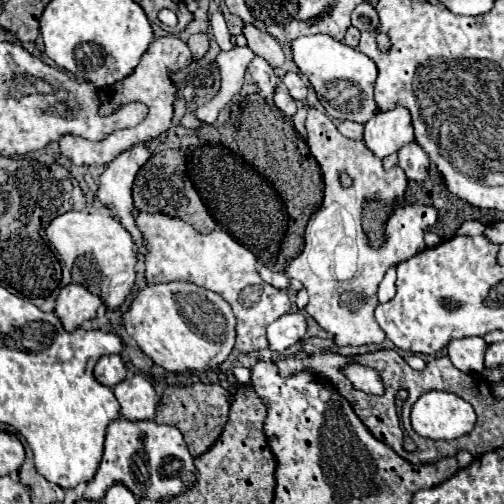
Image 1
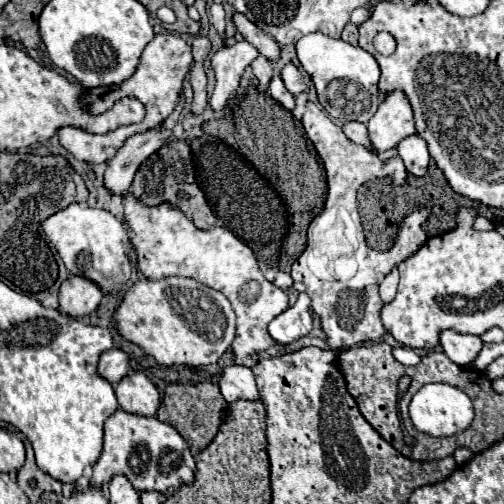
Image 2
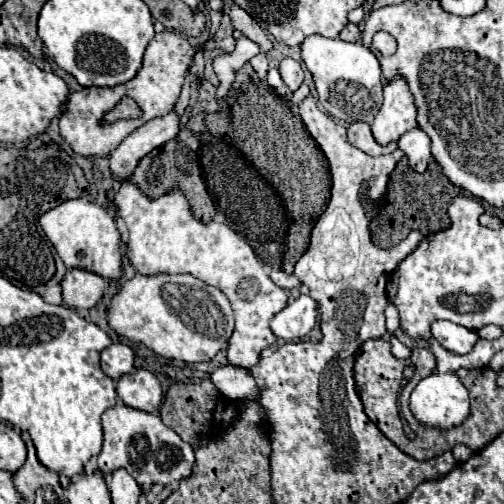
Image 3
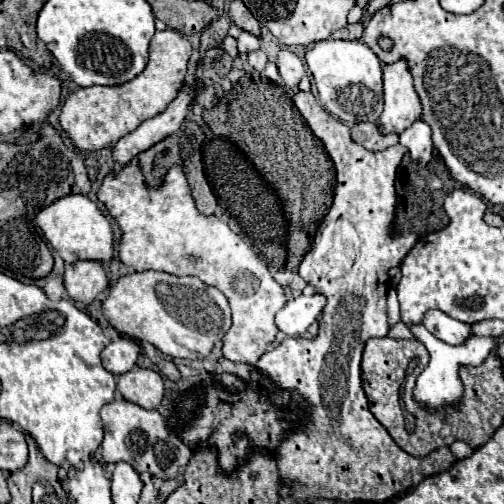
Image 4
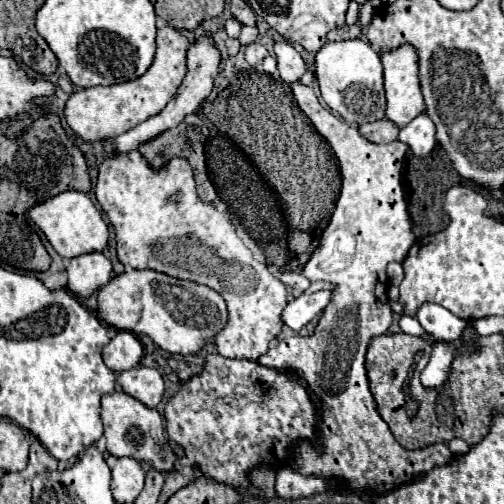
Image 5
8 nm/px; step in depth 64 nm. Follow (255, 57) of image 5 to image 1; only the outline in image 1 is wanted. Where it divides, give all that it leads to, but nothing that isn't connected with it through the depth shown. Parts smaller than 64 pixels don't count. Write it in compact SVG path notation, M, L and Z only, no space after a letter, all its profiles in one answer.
M258 56L248 64L248 72L252 76L252 80L258 84L258 88L262 90L262 96L272 98L274 90L278 86L278 78L274 74L272 68L268 68L268 64L264 64L264 60L260 60Z

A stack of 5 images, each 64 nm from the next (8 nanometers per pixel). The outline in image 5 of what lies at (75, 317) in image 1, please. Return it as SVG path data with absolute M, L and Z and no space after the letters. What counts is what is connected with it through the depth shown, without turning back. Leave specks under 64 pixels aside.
M102 252L72 258L66 266L68 290L74 296L88 298L106 286L112 278L112 262Z

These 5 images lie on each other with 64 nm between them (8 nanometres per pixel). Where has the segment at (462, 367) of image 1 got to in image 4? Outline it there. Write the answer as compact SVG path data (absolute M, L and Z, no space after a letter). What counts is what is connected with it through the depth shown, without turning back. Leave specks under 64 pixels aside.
M428 312L424 316L424 326L442 342L450 346L460 346L472 336L472 330L468 324L460 324L458 320L452 320L450 316L444 316L444 312Z

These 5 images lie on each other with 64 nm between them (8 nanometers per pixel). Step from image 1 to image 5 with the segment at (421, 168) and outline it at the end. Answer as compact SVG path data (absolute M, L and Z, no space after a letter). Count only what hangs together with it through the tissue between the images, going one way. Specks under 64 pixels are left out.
M420 114L408 126L404 126L400 130L398 140L404 142L406 146L410 146L410 150L414 152L416 158L426 158L432 152L432 148L436 146L434 124L432 124L432 120L428 120L428 114Z

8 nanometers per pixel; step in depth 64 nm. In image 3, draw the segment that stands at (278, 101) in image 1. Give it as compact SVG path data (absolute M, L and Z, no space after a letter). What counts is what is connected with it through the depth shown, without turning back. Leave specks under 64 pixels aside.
M272 68L270 72L268 72L268 86L278 94L278 96L282 96L286 102L290 102L290 98L292 98L292 92L286 88L286 84L282 82L282 78L280 78L280 72L278 72L277 68Z

